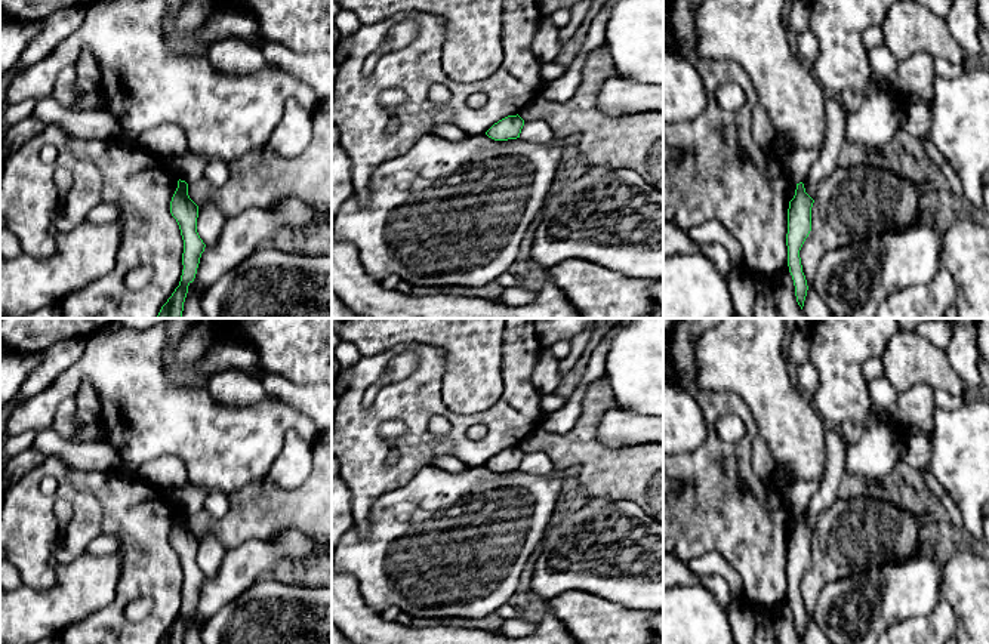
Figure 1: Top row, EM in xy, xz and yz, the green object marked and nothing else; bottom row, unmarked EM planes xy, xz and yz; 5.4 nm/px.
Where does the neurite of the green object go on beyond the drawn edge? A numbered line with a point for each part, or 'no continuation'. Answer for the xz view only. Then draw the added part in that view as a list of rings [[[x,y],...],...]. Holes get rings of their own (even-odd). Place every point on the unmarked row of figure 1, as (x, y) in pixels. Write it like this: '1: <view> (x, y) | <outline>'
no continuation

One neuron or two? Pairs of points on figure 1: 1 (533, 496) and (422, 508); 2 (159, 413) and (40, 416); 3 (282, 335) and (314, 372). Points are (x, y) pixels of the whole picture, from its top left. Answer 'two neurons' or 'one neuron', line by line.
1: one neuron
2: one neuron
3: one neuron

